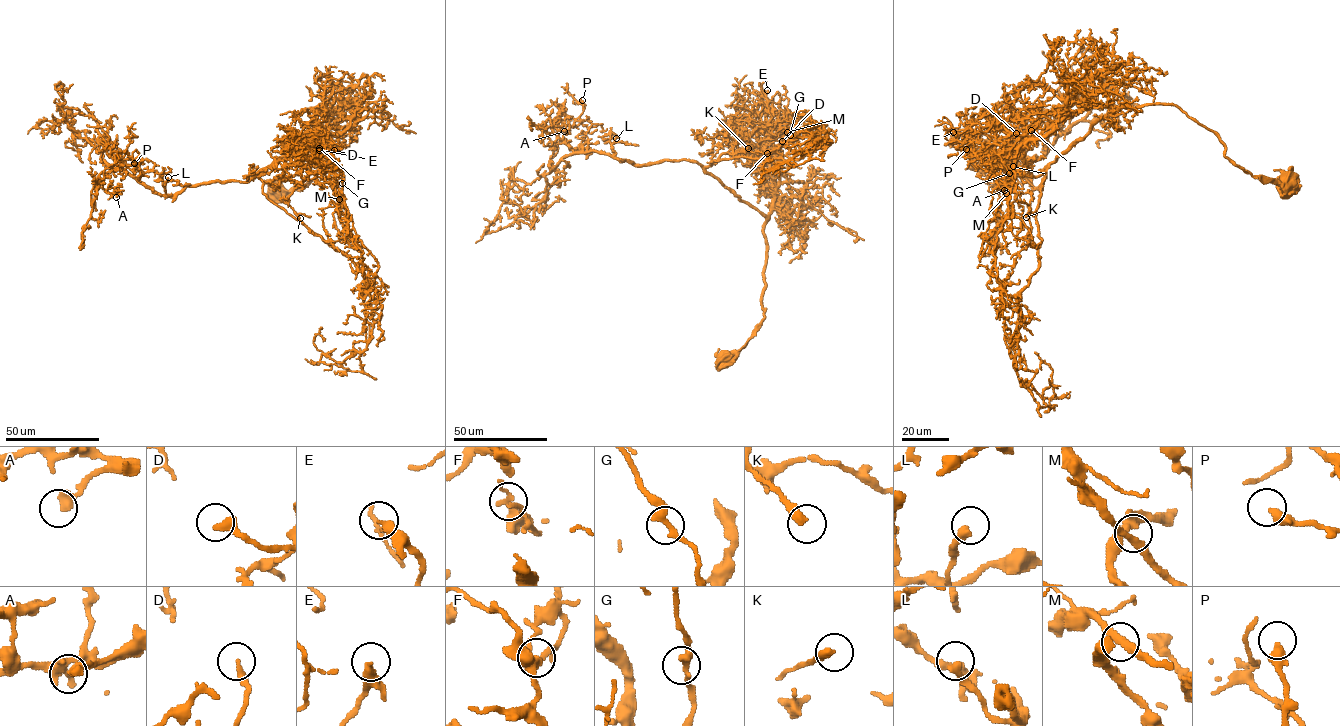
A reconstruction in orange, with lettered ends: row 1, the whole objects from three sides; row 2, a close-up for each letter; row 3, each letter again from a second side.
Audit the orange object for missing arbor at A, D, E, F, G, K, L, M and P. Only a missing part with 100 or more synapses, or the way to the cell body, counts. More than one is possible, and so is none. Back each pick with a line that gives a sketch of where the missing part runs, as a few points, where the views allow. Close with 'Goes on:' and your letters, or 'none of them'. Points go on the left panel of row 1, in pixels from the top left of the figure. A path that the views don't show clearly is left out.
Goes on: none of them

